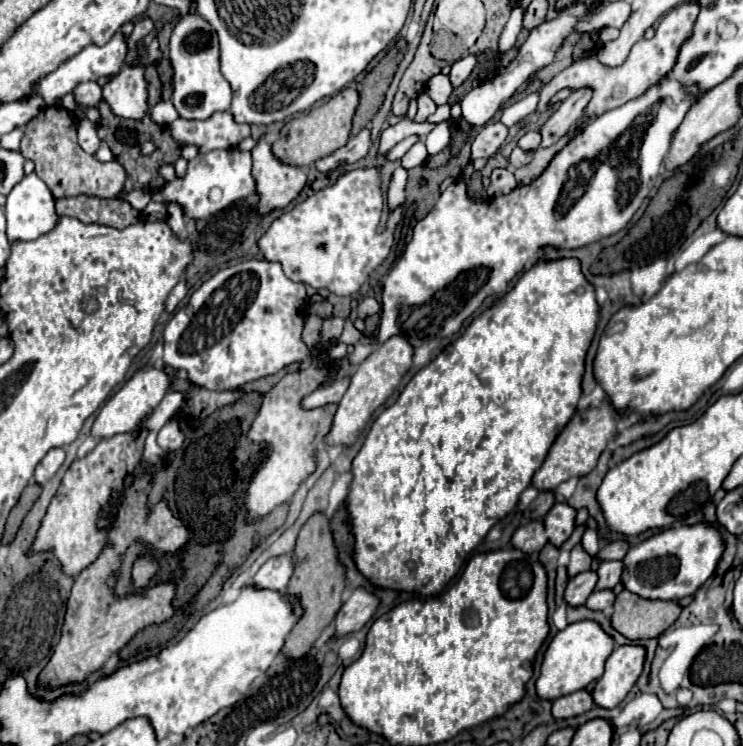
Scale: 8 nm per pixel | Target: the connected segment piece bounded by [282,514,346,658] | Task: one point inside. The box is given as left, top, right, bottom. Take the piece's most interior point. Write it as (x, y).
(318, 580)

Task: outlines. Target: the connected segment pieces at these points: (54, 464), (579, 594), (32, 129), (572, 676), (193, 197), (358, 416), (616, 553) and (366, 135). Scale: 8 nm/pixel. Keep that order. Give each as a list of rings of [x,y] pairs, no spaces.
[[[52,448],[44,458],[42,458],[42,462],[36,466],[36,472],[34,472],[34,480],[36,480],[36,484],[44,484],[44,482],[48,482],[54,474],[56,474],[56,470],[62,466],[62,462],[64,462],[64,450],[62,448]]]
[[[584,570],[584,572],[576,574],[574,578],[570,578],[564,598],[566,598],[568,604],[578,606],[578,604],[586,602],[586,598],[594,592],[594,588],[596,588],[596,572]]]
[[[46,106],[36,118],[32,118],[24,128],[24,138],[20,152],[24,158],[36,164],[36,174],[46,182],[54,198],[72,198],[76,194],[98,196],[98,198],[116,198],[122,194],[126,182],[126,170],[116,162],[98,162],[94,156],[86,154],[76,140],[78,120],[72,112],[62,106]]]
[[[580,620],[580,622],[568,624],[548,644],[548,650],[544,654],[542,668],[540,668],[540,678],[536,682],[538,696],[556,700],[564,694],[588,688],[594,680],[598,680],[604,674],[604,662],[608,654],[612,654],[614,646],[616,646],[614,638],[608,636],[602,630],[602,626],[594,620]]]
[[[224,148],[198,154],[194,160],[188,162],[186,174],[176,176],[172,182],[166,182],[158,192],[152,194],[152,200],[168,204],[174,202],[184,210],[184,216],[192,220],[210,218],[212,214],[224,210],[224,206],[230,206],[232,202],[246,198],[256,190],[250,170],[252,170],[252,154],[240,148]]]
[[[392,336],[388,338],[388,342],[380,344],[354,372],[352,380],[350,380],[350,388],[346,390],[344,398],[338,404],[336,416],[334,416],[334,424],[330,434],[326,436],[328,444],[354,444],[354,440],[358,438],[360,430],[366,426],[366,422],[370,420],[370,416],[374,414],[374,410],[378,406],[382,406],[386,402],[386,398],[396,390],[396,386],[400,384],[402,376],[410,370],[412,366],[412,356],[414,356],[414,346],[400,336]]]
[[[616,540],[616,542],[610,542],[606,548],[602,548],[598,556],[600,560],[622,560],[628,550],[630,550],[630,544],[626,540]]]
[[[364,128],[364,130],[360,130],[360,134],[350,138],[334,154],[318,160],[316,168],[320,172],[328,172],[328,170],[336,170],[338,166],[344,166],[344,164],[354,164],[354,162],[362,160],[368,154],[368,150],[370,150],[370,128]]]

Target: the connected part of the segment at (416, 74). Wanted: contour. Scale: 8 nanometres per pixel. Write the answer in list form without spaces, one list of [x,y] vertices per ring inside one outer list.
[[[426,32],[420,46],[418,46],[418,50],[416,50],[416,56],[414,56],[412,64],[406,68],[406,72],[404,72],[404,76],[400,80],[398,92],[394,96],[392,112],[396,116],[404,116],[406,110],[408,110],[408,100],[418,96],[424,90],[424,84],[434,74],[438,74],[442,68],[444,68],[444,62],[440,62],[438,58],[432,58],[430,32]]]

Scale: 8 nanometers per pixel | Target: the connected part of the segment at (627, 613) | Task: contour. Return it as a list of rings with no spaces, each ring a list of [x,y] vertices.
[[[622,590],[614,604],[612,624],[630,640],[658,638],[680,616],[682,606],[678,602],[652,602]]]

